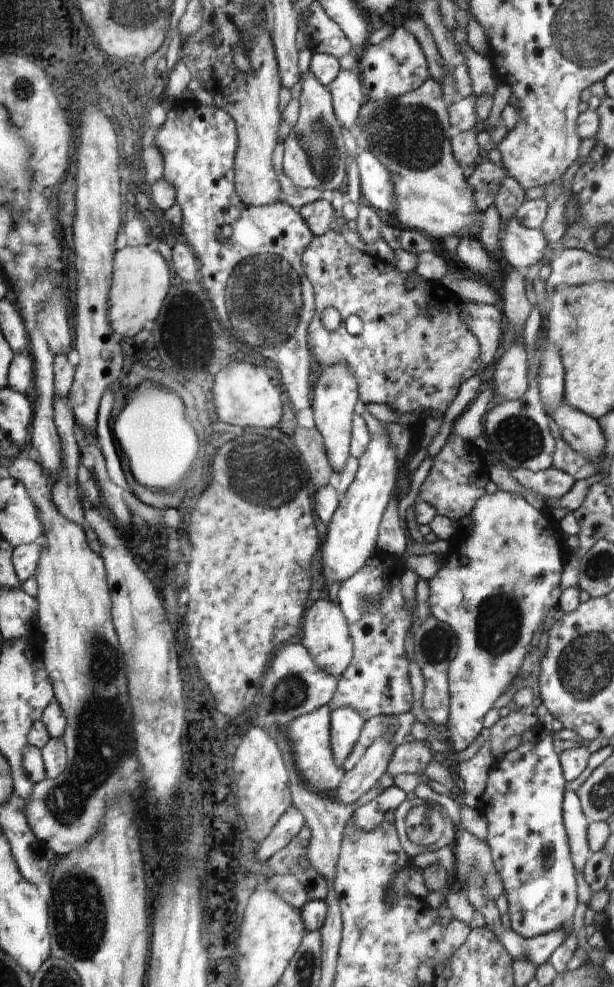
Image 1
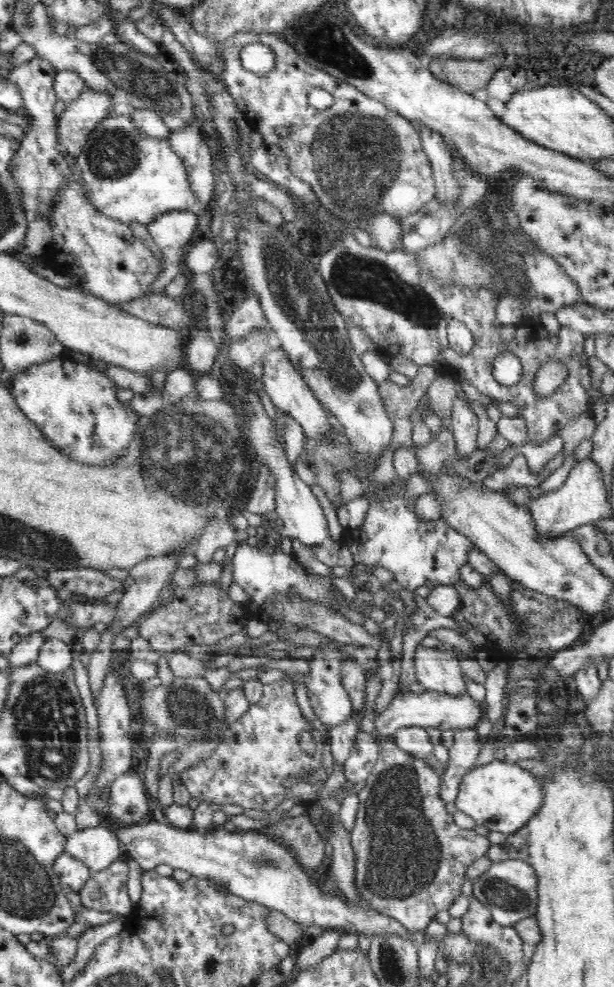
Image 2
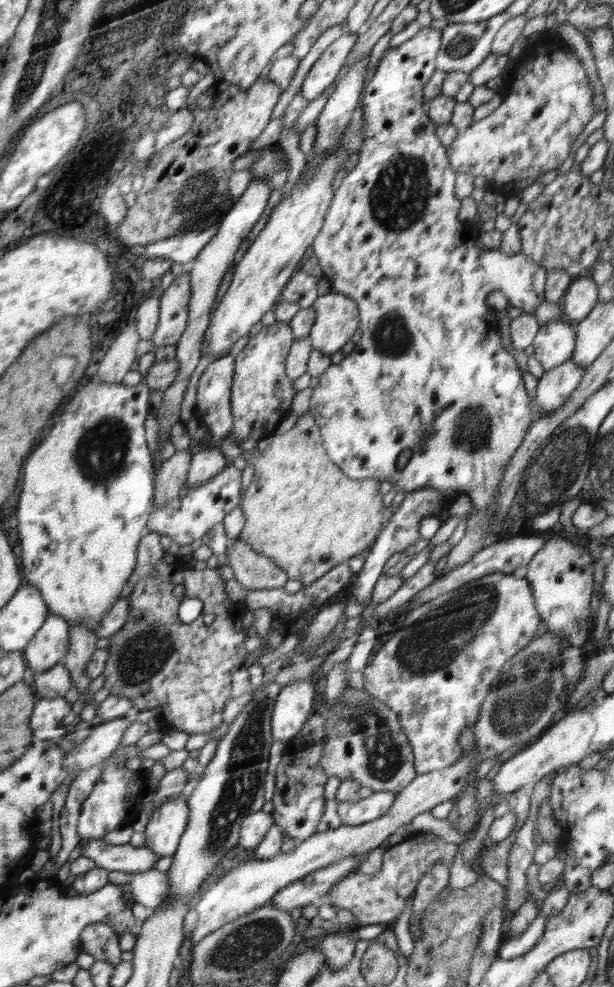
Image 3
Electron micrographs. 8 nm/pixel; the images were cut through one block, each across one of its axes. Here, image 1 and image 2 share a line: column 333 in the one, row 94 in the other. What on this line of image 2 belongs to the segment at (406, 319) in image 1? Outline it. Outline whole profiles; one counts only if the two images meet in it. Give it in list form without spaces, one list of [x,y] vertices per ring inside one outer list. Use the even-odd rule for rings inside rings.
[[[238,32],[236,36],[218,43],[217,49],[224,64],[223,80],[228,87],[228,97],[234,99],[240,111],[253,124],[253,128],[262,134],[268,145],[280,147],[288,155],[288,169],[294,176],[308,183],[312,192],[316,192],[316,200],[322,207],[328,208],[330,214],[354,220],[354,218],[370,218],[380,213],[388,213],[394,217],[404,217],[422,209],[430,203],[436,194],[433,181],[433,168],[424,152],[421,138],[414,126],[396,112],[387,109],[381,102],[359,92],[354,86],[338,81],[328,72],[313,68],[297,54],[297,50],[286,44],[280,35],[250,34]],[[250,42],[260,43],[274,50],[276,64],[266,75],[258,75],[244,69],[241,53]],[[320,88],[333,96],[333,104],[326,110],[318,110],[308,103],[308,93]],[[286,127],[289,135],[286,138],[276,134],[276,129]]]

